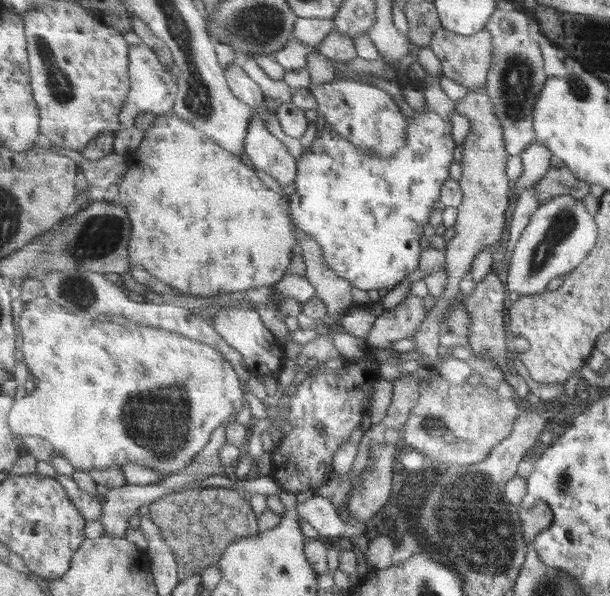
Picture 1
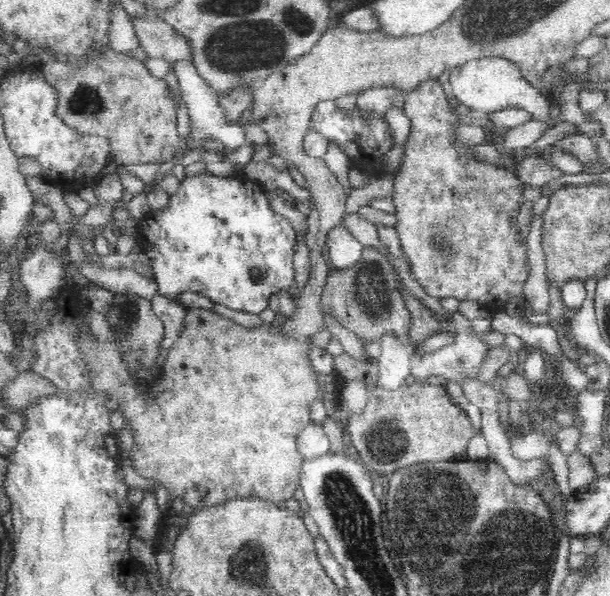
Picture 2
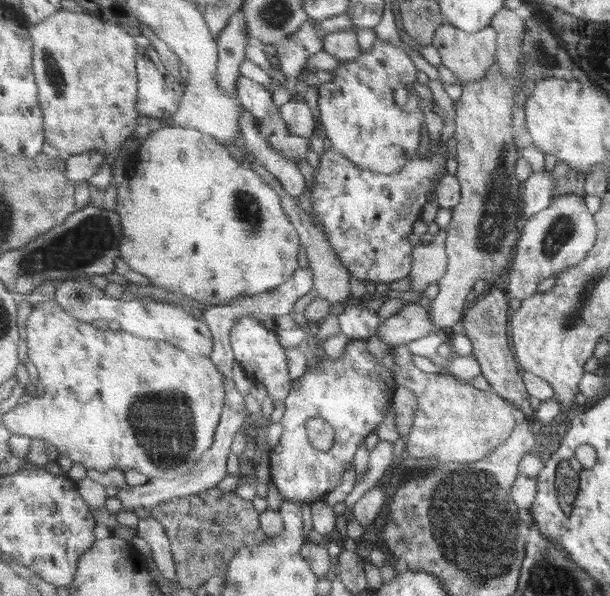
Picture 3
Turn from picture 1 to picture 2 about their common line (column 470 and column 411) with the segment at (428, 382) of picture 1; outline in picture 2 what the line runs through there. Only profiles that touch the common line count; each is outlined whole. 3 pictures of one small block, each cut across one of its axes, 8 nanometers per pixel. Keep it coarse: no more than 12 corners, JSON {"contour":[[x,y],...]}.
{"contour":[[434,383],[375,389],[344,415],[366,466],[465,459],[466,409]]}

